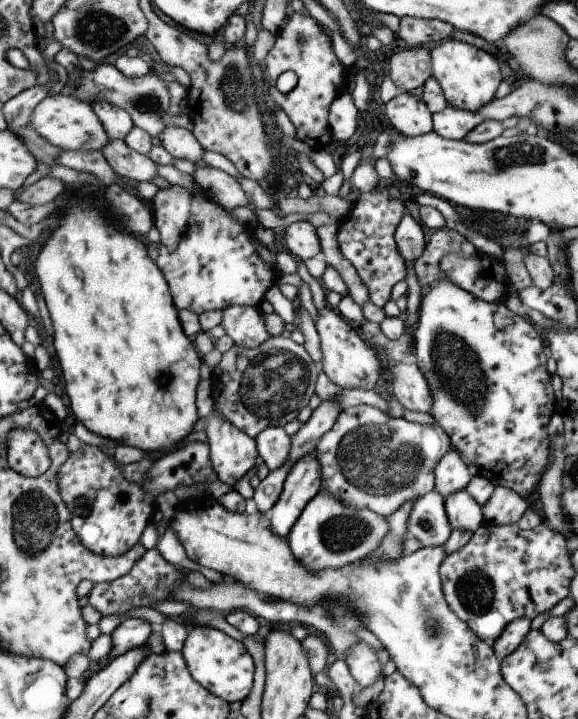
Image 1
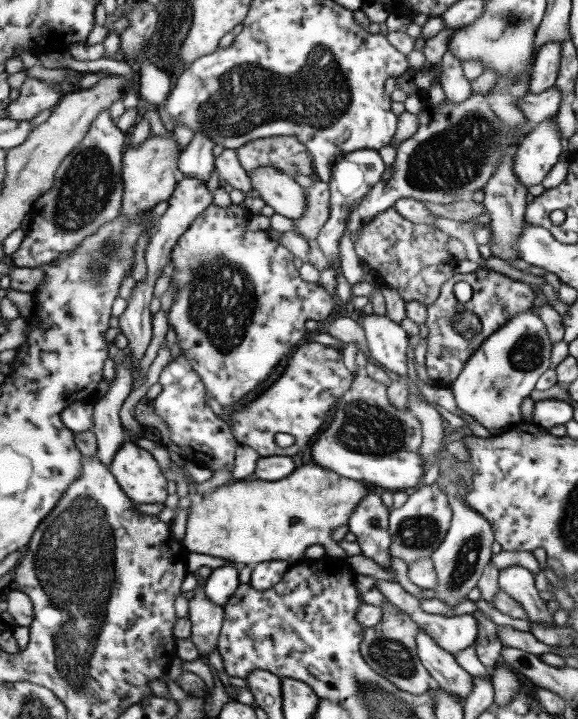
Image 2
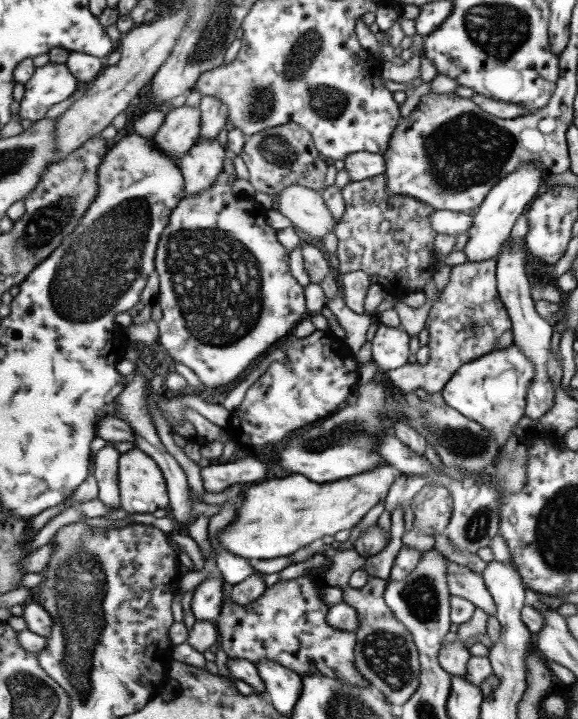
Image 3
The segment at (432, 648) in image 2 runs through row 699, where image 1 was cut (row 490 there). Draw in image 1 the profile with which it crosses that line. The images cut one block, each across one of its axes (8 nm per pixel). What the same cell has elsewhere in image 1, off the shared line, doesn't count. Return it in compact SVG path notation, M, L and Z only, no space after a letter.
M467 490L445 496L445 512L453 530L467 530L473 534L481 524L485 524L483 506L479 506Z

